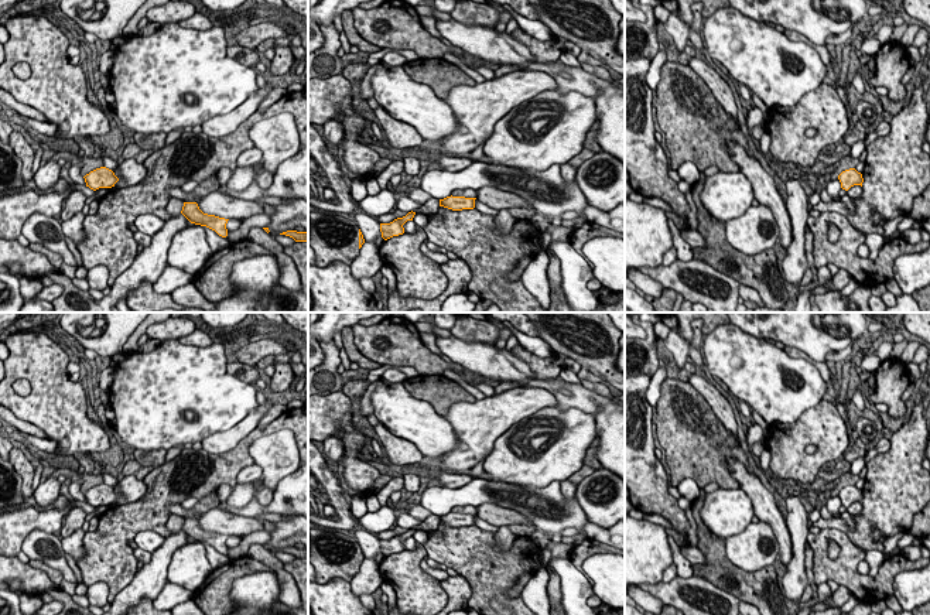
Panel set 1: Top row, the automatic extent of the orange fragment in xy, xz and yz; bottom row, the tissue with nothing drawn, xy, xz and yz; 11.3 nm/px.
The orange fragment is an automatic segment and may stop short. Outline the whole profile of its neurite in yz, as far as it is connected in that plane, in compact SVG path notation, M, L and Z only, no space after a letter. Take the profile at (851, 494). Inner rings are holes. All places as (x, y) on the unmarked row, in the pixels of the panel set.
M849 485L849 486L842 488L838 492L838 496L841 499L841 505L845 508L848 508L854 502L862 503L862 499L864 499L862 491L858 489L855 485Z

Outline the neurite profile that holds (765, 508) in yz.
M735 458L726 459L726 467L734 479L739 482L739 488L749 496L753 505L755 516L766 522L779 541L780 560L784 567L793 557L791 537L786 525L786 519L780 513L772 492L760 482L760 479L748 472L746 467Z

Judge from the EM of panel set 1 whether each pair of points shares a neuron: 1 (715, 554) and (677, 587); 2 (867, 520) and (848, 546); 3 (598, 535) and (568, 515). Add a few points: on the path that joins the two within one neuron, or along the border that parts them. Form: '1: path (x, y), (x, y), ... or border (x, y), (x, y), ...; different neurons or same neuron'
1: border (694, 574), (707, 578), (724, 591); different neurons
2: border (821, 528), (843, 530), (855, 546); different neurons
3: border (588, 522), (584, 526), (585, 535); different neurons

